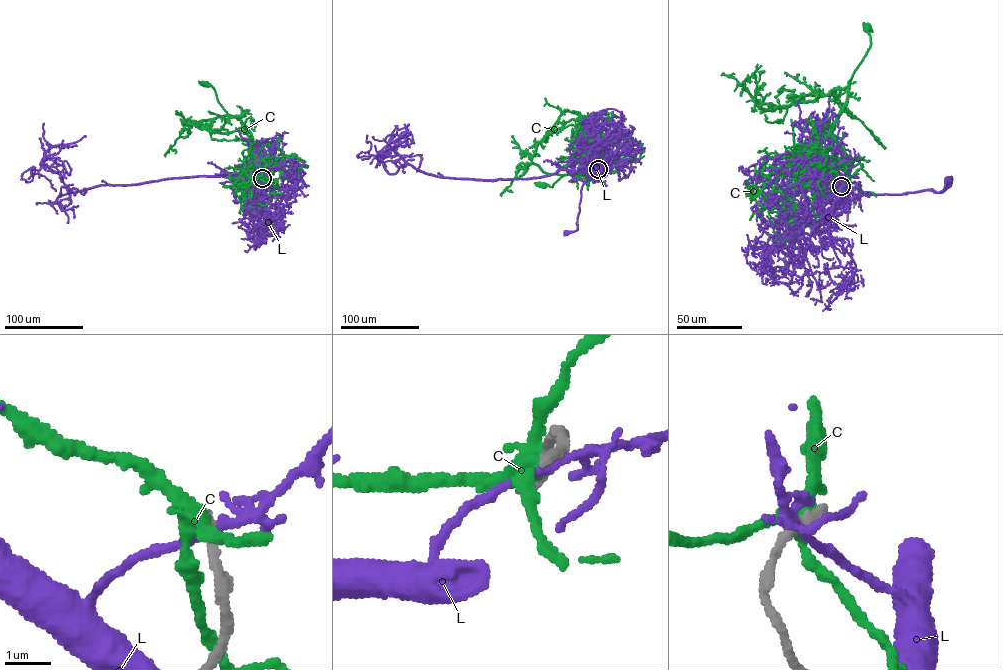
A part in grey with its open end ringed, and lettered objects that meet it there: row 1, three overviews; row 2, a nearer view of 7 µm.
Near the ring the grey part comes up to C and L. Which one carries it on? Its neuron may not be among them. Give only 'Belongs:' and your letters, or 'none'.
Belongs: none

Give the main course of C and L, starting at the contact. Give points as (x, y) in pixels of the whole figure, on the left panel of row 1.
C: (263, 179), (258, 176), (259, 166), (253, 162), (251, 132), (227, 113), (215, 90), (206, 84)
L: (263, 179), (243, 183), (230, 174)

